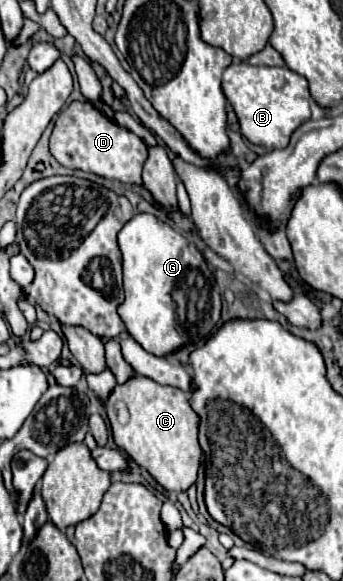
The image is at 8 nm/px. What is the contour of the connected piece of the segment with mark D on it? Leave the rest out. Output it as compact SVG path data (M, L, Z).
M72 101L54 123L50 135L52 155L66 167L96 173L118 183L142 183L142 165L148 157L146 145L140 137L122 125L116 125L90 101Z

